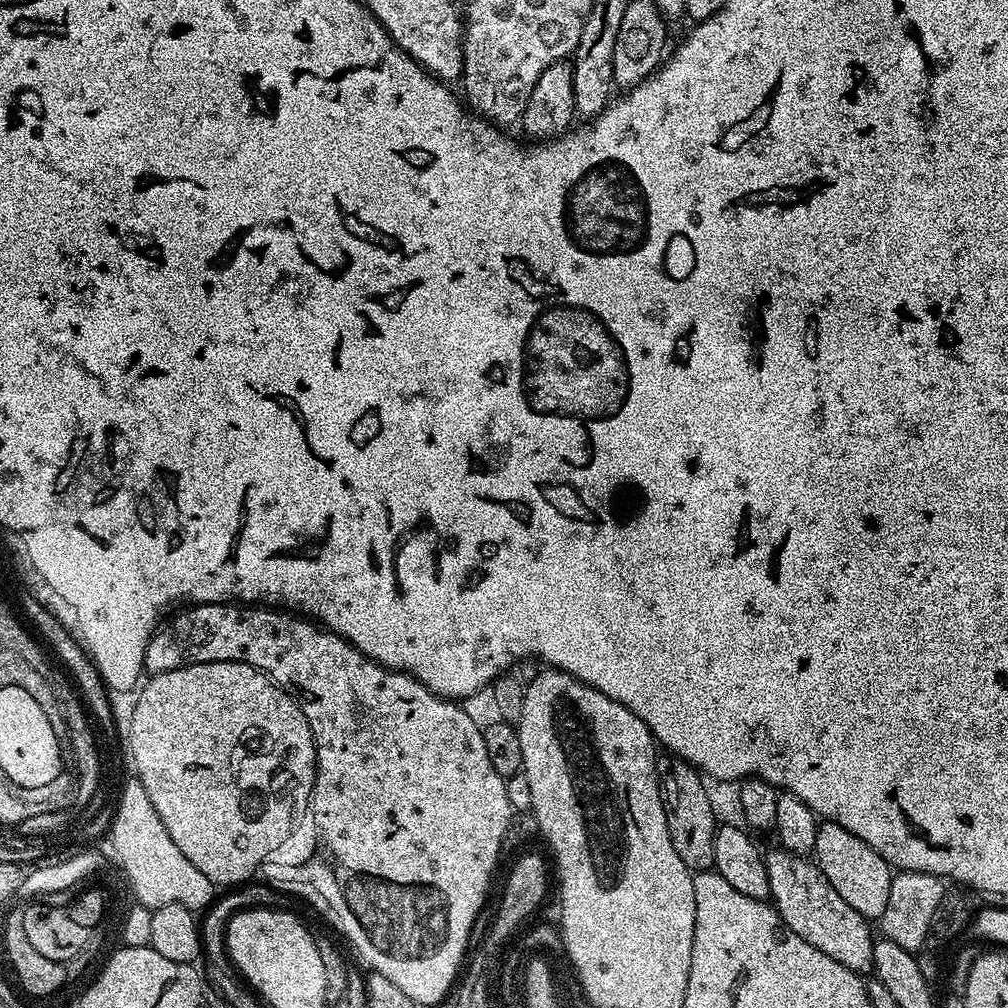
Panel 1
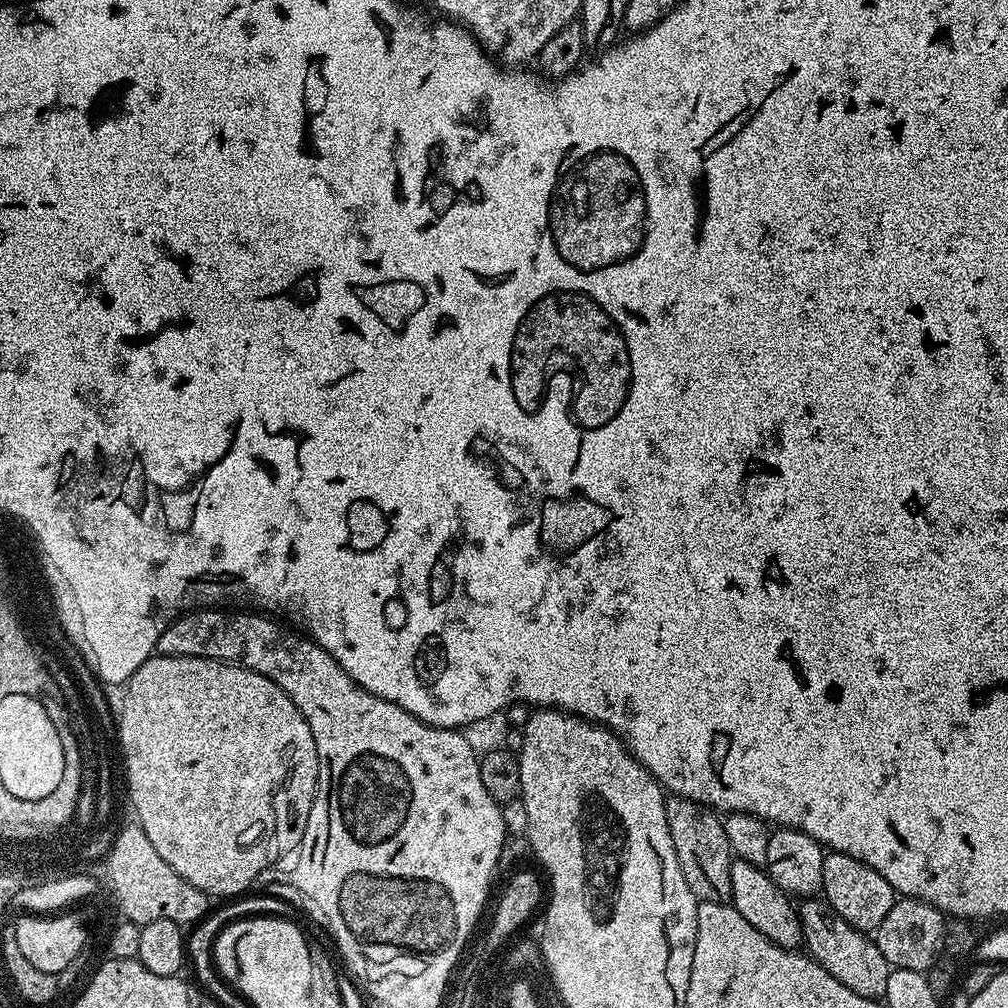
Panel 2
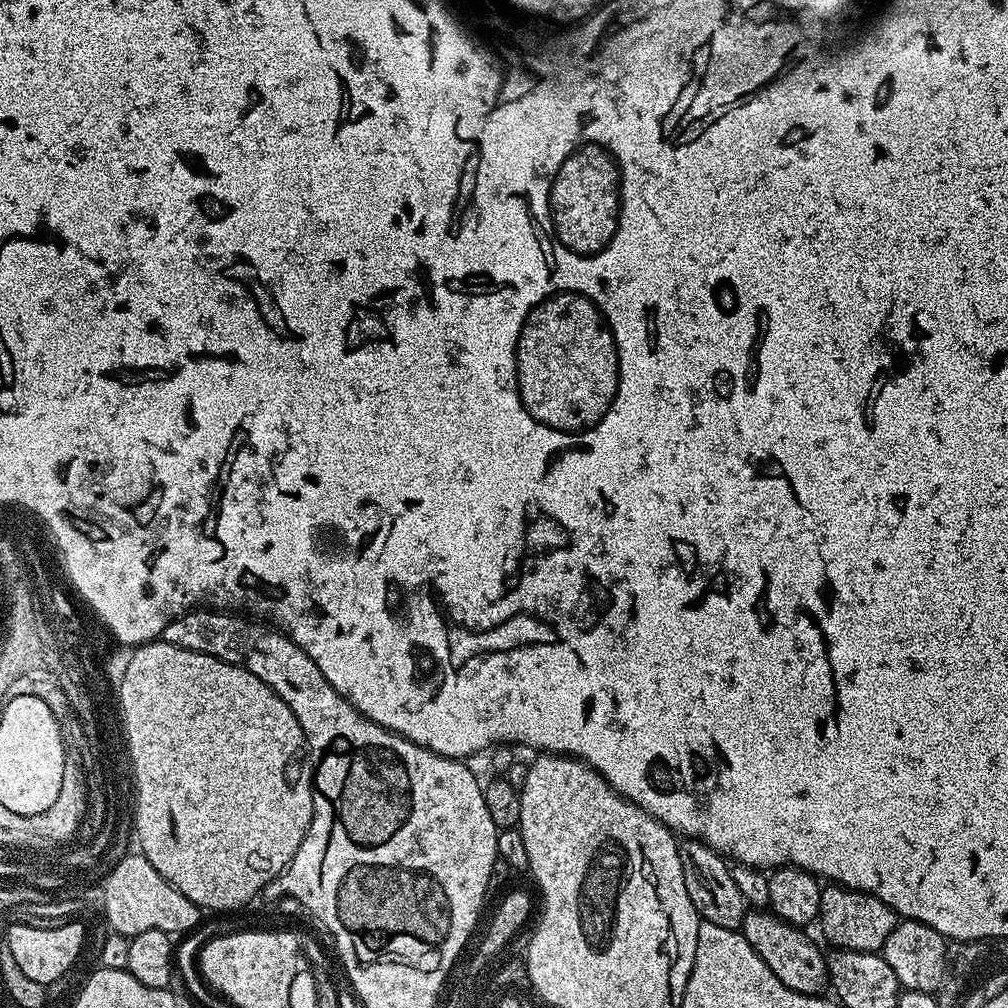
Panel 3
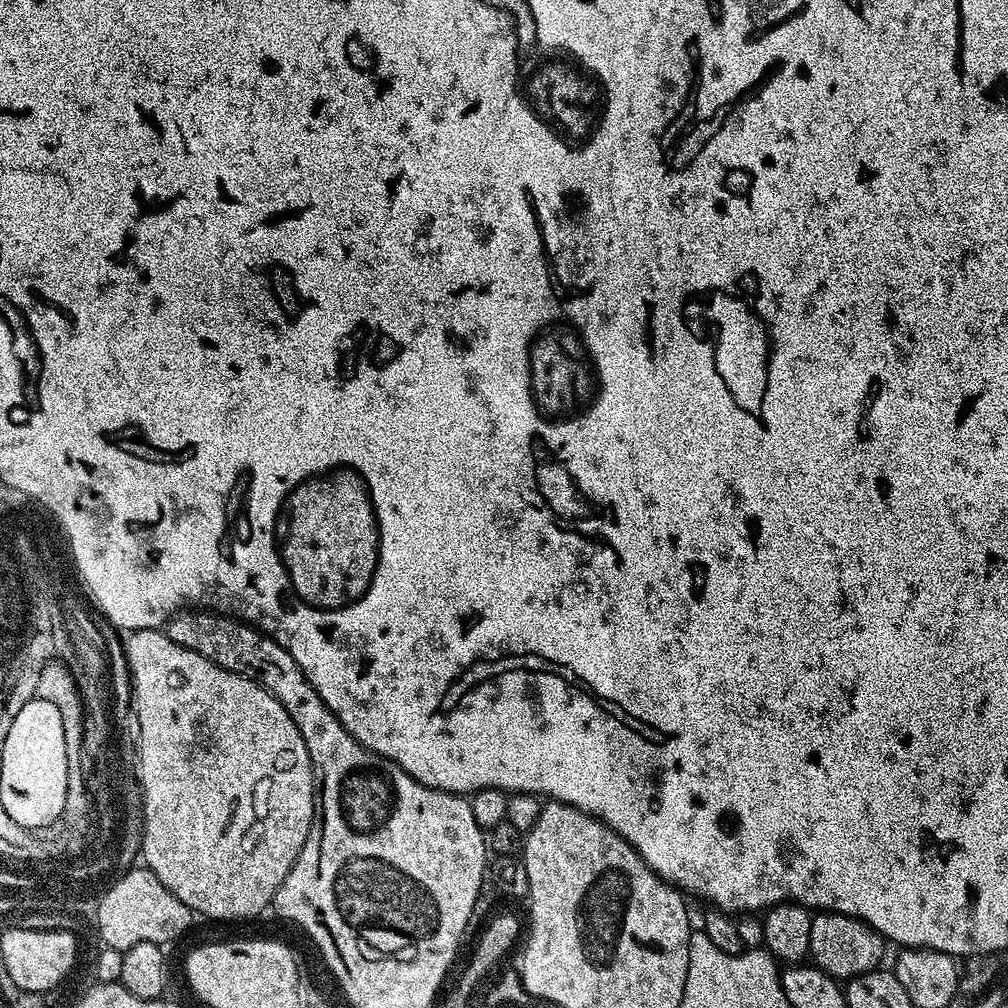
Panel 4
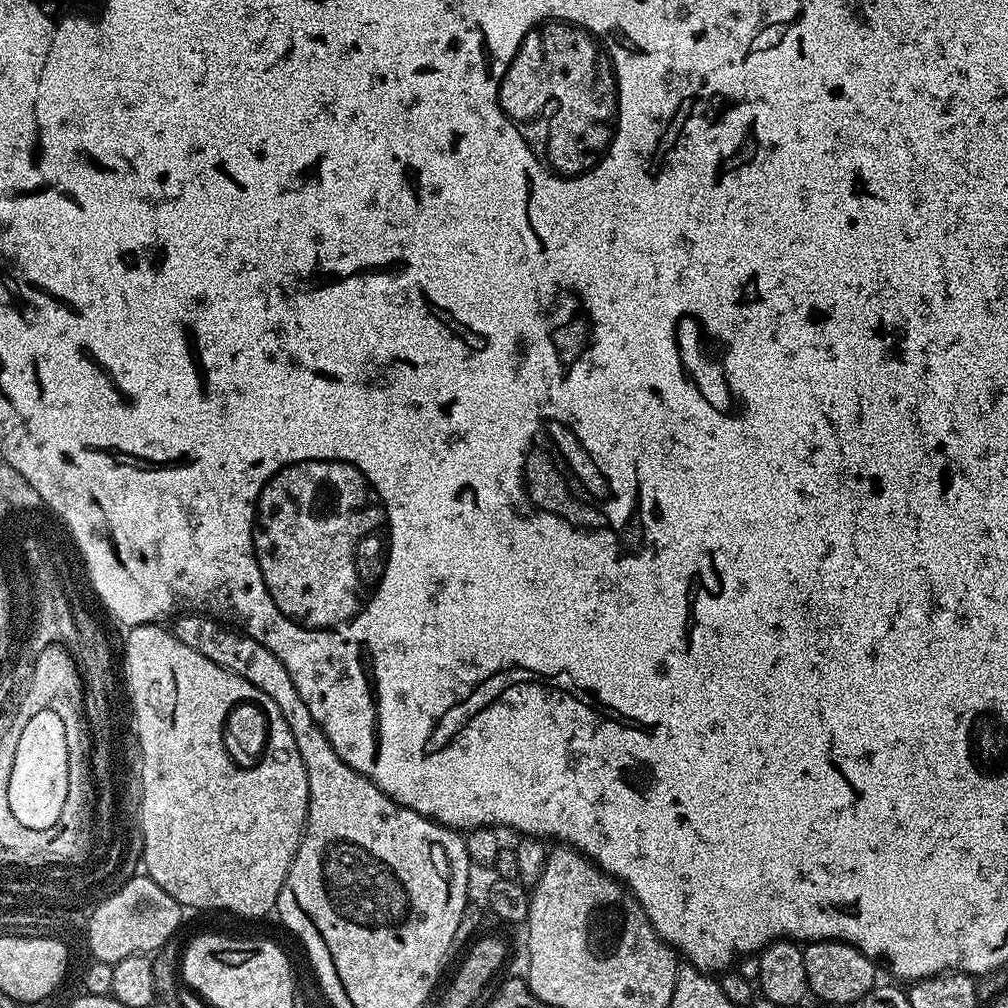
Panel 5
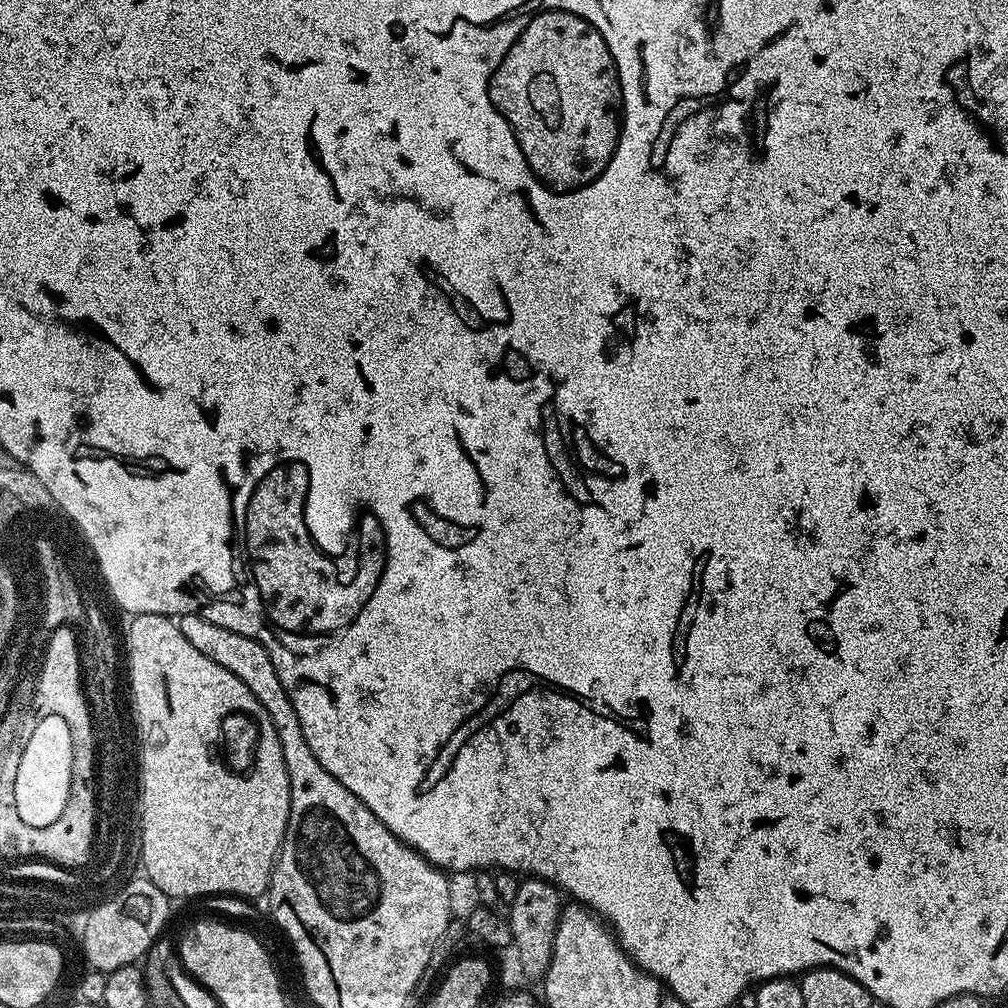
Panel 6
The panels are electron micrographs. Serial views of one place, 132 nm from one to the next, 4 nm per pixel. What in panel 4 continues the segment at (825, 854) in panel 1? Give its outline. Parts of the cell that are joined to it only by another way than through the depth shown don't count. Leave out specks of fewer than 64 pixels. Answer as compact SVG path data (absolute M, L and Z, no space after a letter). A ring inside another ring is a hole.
M821 911L813 915L808 956L811 963L824 971L827 976L847 982L853 980L855 976L879 969L880 959L884 956L884 947L886 947L884 937L858 918L843 916L841 912Z

